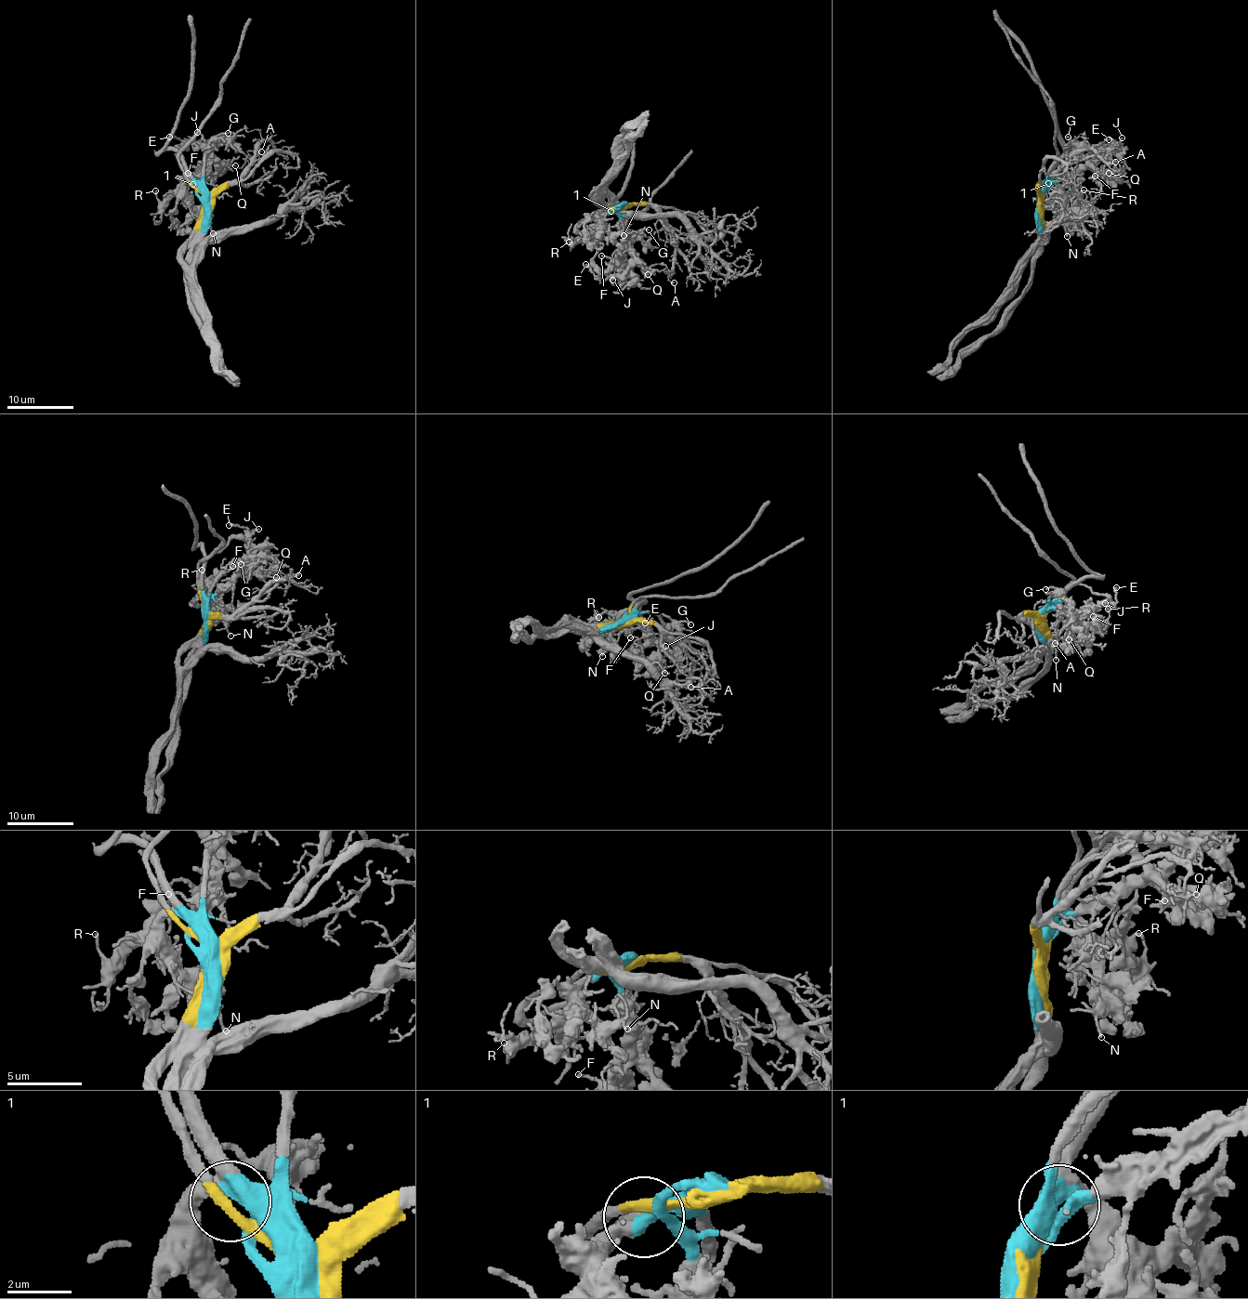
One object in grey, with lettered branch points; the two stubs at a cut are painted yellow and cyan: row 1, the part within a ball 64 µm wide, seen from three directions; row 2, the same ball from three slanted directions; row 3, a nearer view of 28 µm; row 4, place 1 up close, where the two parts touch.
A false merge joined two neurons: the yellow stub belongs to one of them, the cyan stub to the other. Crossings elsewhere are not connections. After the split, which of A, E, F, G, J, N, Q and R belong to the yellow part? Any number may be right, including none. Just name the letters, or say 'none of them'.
A

